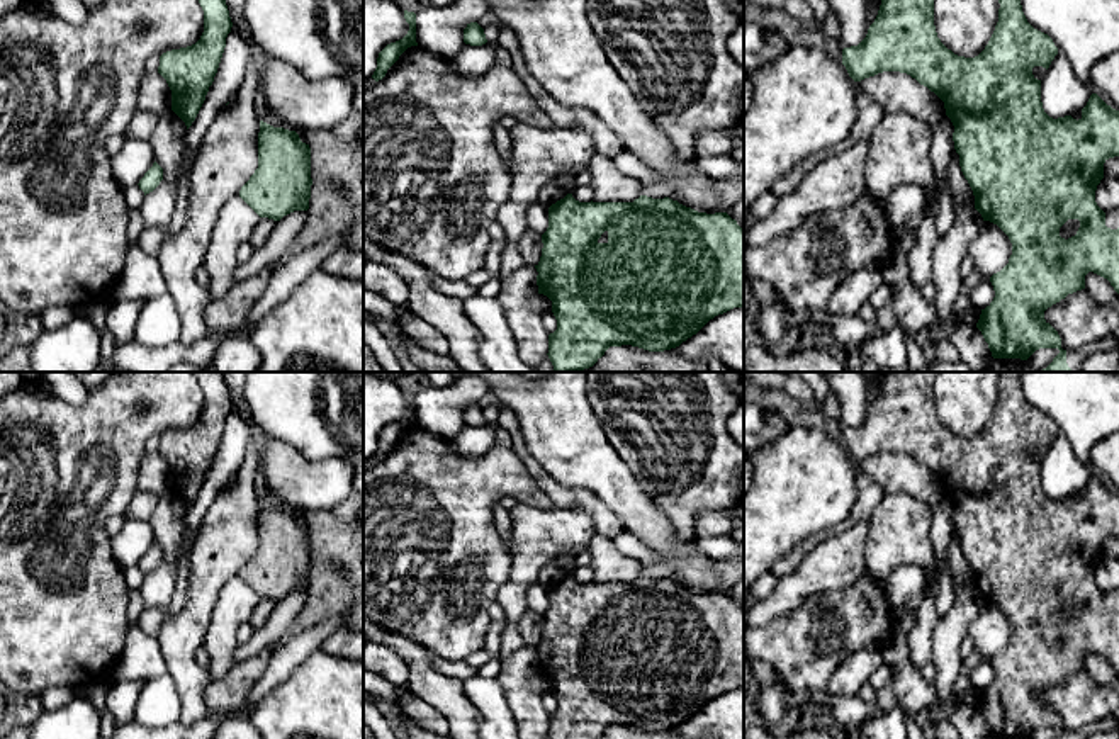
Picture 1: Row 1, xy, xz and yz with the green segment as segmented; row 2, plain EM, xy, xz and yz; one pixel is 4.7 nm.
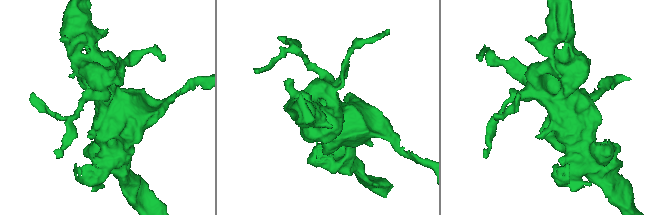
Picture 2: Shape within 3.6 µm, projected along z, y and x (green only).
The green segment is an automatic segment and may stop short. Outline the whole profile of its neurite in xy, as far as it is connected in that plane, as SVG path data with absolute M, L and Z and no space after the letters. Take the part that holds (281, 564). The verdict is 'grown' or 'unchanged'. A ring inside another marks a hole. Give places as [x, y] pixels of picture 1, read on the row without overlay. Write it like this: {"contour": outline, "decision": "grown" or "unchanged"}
{"contour": "M260 501L258 549L239 578L260 598L280 601L294 591L309 590L311 566L309 525L295 511Z", "decision": "unchanged"}

